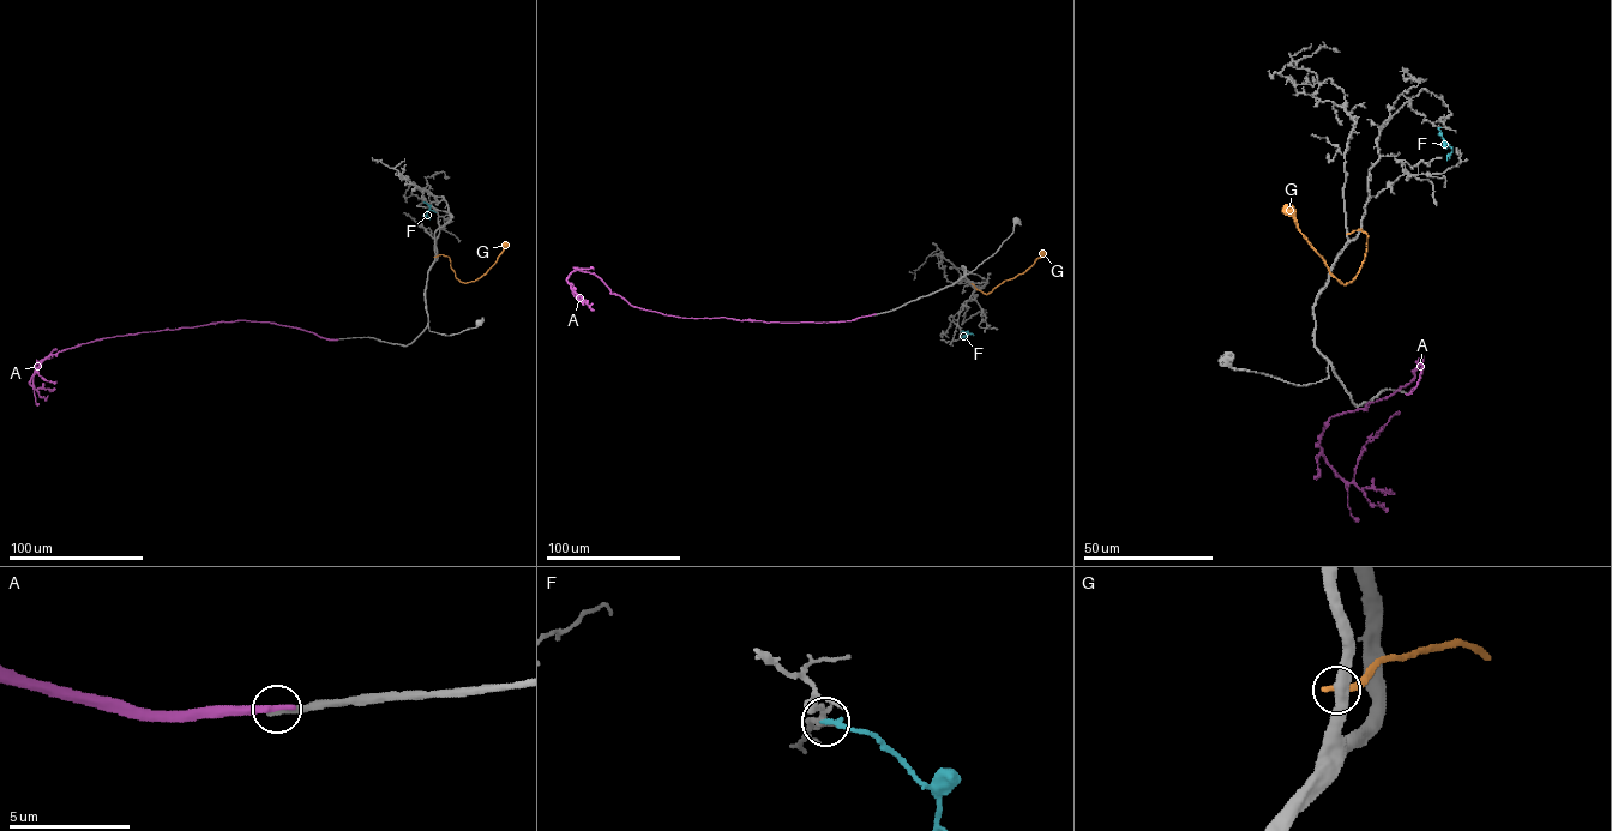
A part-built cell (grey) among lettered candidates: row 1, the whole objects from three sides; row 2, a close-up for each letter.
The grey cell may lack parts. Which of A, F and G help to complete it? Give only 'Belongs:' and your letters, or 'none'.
Belongs: none

